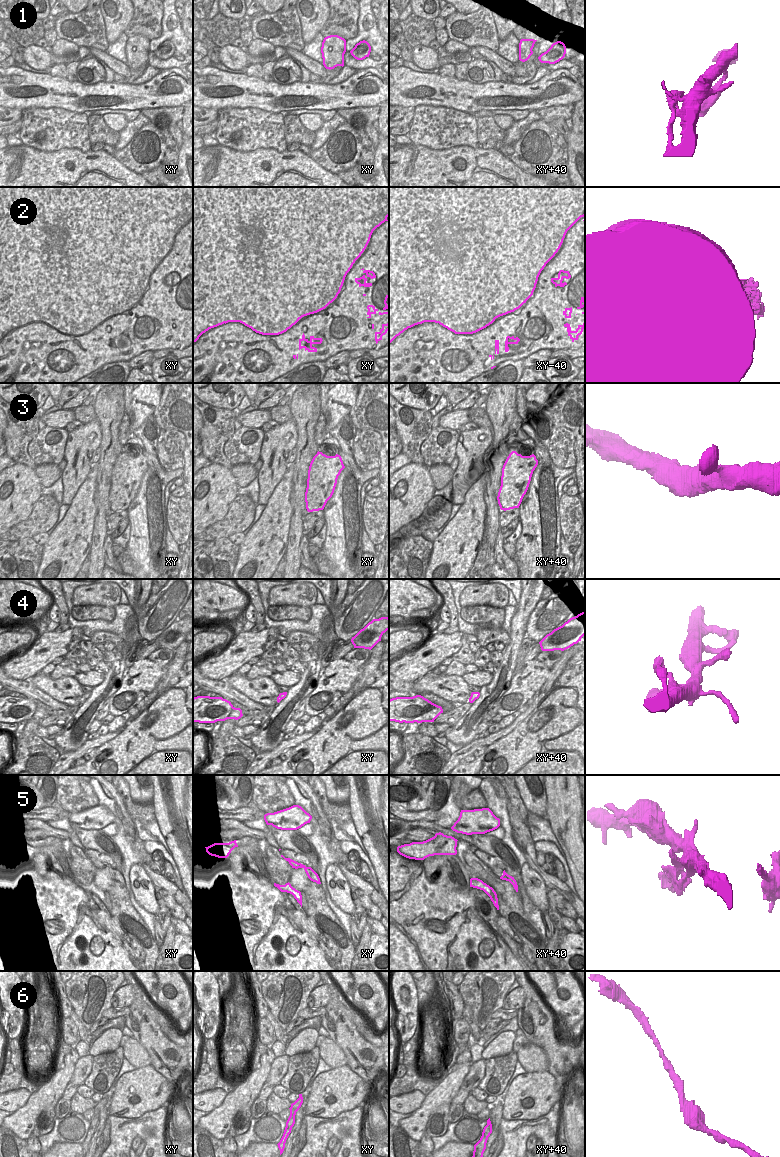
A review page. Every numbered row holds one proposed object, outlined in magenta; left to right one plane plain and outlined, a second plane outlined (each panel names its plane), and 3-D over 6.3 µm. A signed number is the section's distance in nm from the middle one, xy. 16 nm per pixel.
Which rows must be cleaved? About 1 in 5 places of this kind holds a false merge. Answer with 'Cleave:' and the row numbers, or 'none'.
Cleave: none

